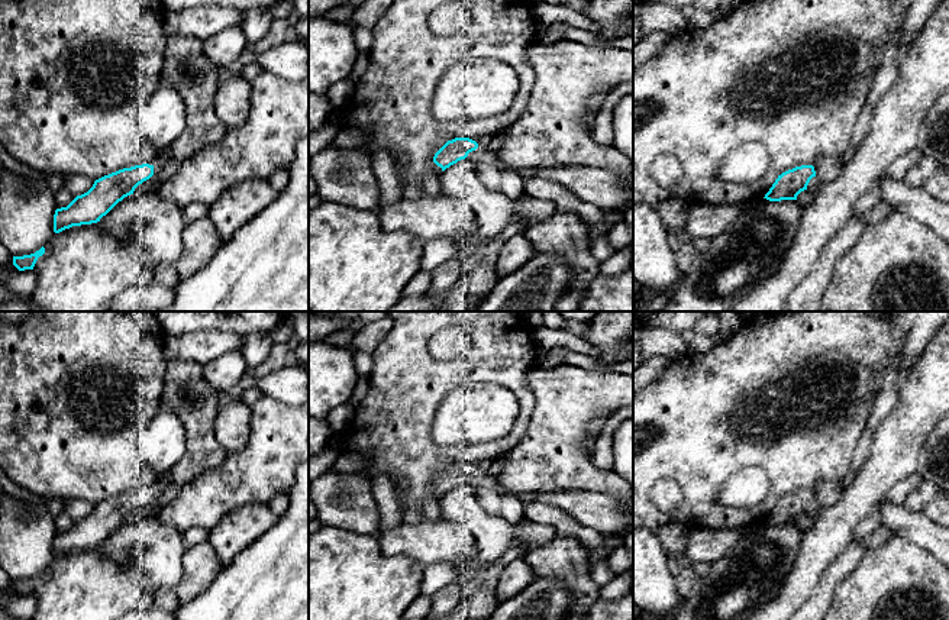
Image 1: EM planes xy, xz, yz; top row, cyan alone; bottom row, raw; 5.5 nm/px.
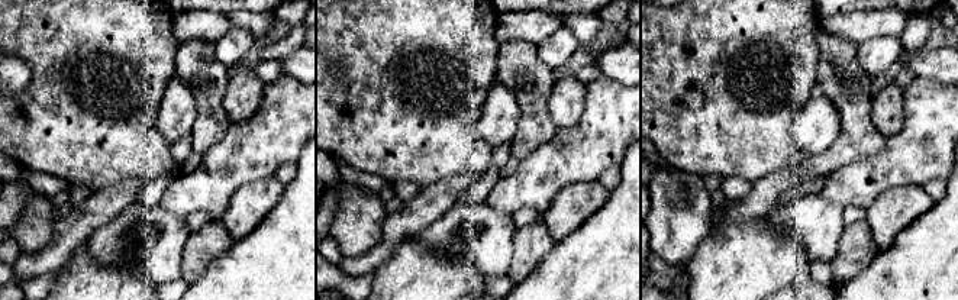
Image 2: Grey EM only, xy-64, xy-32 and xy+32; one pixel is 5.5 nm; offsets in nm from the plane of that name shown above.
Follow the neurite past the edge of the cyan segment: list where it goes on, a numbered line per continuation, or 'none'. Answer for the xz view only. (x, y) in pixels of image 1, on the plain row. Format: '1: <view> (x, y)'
1: xz (481, 480)

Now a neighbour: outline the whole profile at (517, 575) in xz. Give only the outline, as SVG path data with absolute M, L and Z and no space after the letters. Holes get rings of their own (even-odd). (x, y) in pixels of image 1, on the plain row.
M517 558L503 569L496 588L504 603L526 590L535 579L536 577L529 564L526 564L523 558Z

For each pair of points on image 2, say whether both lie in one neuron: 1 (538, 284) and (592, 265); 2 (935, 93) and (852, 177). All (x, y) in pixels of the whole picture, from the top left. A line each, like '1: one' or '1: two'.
1: one
2: one

